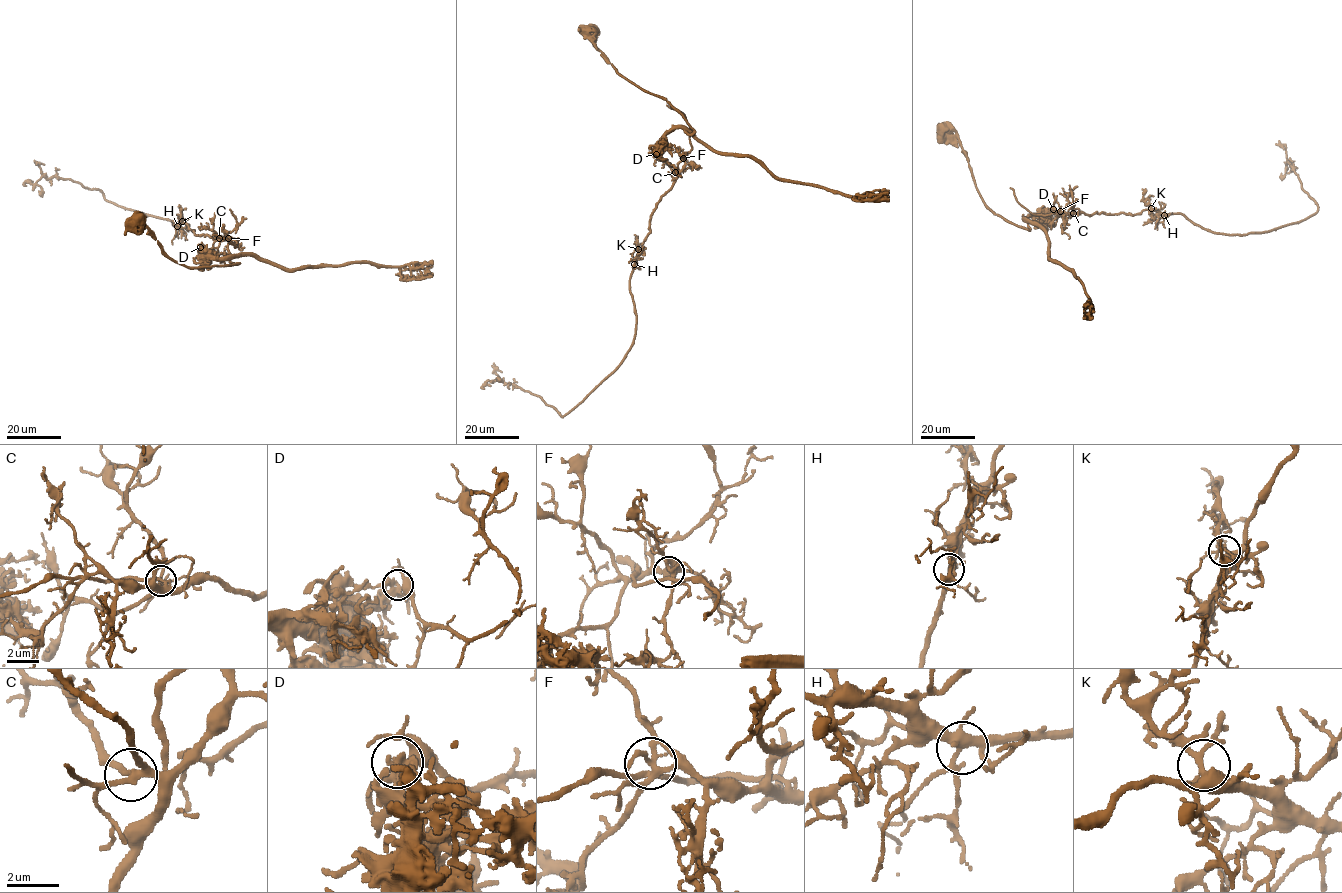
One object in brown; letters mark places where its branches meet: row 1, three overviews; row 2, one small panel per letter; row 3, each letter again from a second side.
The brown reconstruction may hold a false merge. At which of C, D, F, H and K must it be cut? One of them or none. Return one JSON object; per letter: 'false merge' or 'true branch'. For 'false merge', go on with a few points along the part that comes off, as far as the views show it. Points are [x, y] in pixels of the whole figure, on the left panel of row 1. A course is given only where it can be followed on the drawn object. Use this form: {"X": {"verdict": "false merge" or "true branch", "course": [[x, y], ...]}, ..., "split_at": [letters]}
{"C": {"verdict": "true branch"}, "D": {"verdict": "false merge", "course": [[200, 247], [218, 247], [222, 238], [115, 205], [68, 178], [42, 176], [26, 186]]}, "F": {"verdict": "true branch"}, "H": {"verdict": "true branch"}, "K": {"verdict": "true branch"}, "split_at": ["D"]}

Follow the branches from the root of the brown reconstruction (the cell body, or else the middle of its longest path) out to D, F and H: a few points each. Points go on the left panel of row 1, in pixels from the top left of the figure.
D: (130, 223), (135, 221), (142, 223), (162, 251), (187, 266), (238, 263), (213, 258), (200, 247)
F: (130, 223), (142, 223), (162, 252), (192, 267), (238, 263), (213, 258), (201, 249), (218, 247), (228, 238)
H: (130, 223), (142, 223), (187, 266), (238, 263), (202, 251), (220, 235), (177, 226)

